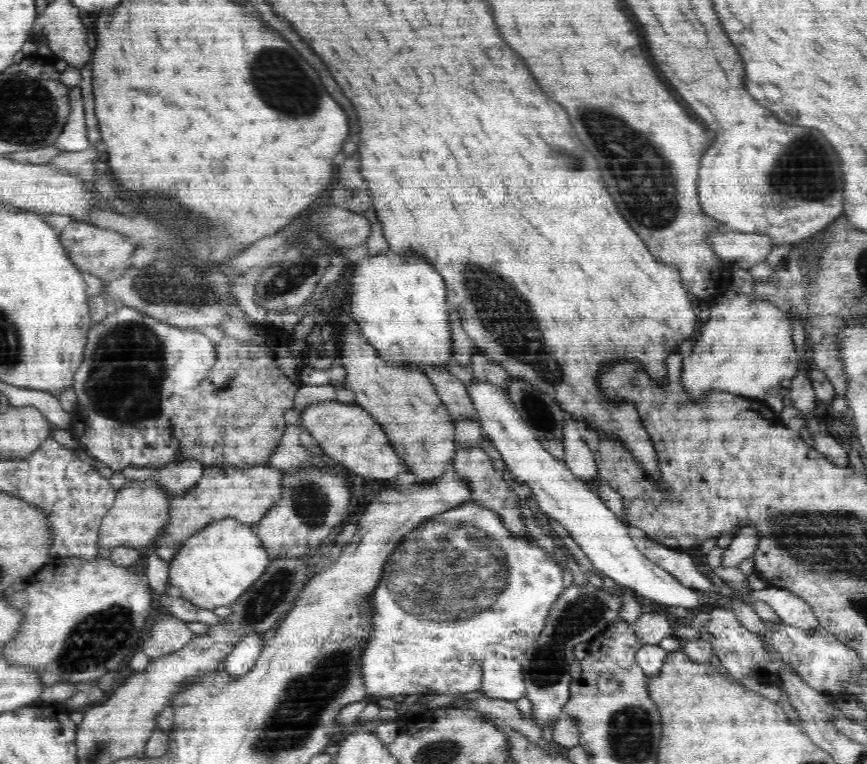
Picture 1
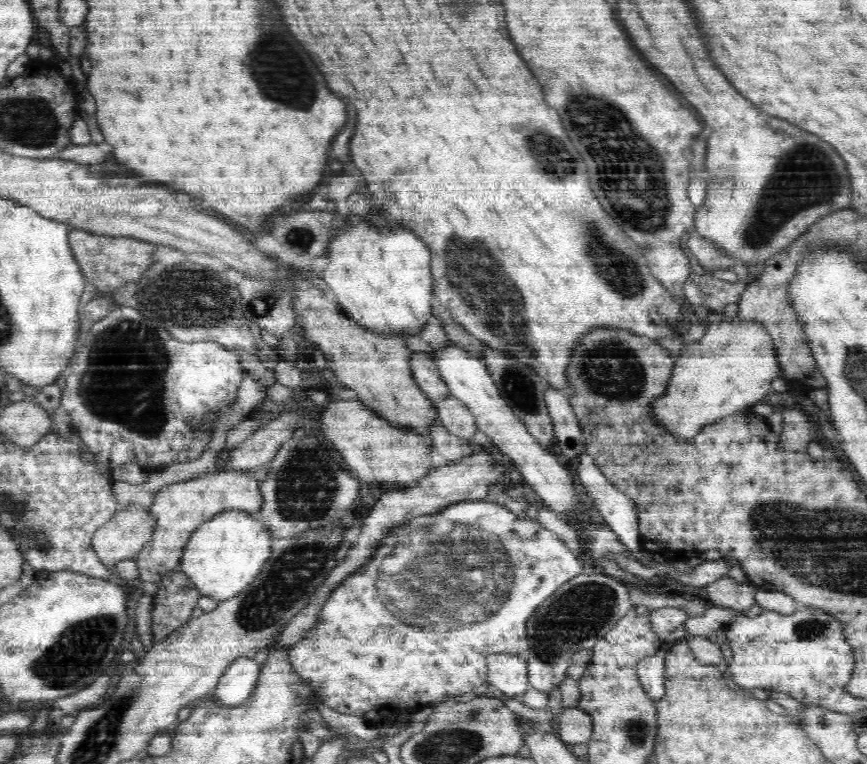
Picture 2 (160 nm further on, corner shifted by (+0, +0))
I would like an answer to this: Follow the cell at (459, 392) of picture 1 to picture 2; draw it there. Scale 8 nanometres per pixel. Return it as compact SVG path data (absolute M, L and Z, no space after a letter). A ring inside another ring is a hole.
M412 352L410 356L410 370L414 382L422 392L432 401L439 401L450 397L448 387L441 379L439 368L436 368L432 356L424 352Z

